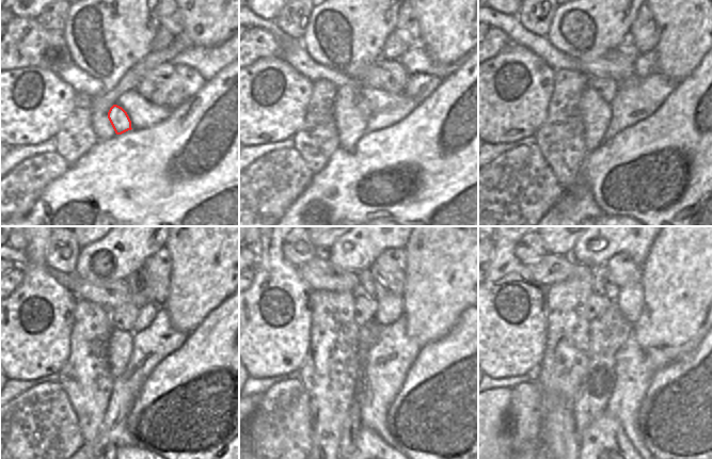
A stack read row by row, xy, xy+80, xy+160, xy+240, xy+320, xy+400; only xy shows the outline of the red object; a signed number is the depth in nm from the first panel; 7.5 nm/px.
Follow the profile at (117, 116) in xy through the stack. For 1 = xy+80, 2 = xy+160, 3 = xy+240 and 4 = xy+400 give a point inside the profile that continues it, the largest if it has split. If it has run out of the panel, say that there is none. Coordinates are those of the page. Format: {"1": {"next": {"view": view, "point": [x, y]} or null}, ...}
{"1": {"next": {"view": "xy+80", "point": [362, 105]}}, "2": {"next": {"view": "xy+160", "point": [606, 89]}}, "3": {"next": {"view": "xy+240", "point": [124, 318]}}, "4": {"next": {"view": "xy+400", "point": [596, 304]}}}

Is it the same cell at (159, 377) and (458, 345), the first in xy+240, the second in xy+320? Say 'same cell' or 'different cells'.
same cell

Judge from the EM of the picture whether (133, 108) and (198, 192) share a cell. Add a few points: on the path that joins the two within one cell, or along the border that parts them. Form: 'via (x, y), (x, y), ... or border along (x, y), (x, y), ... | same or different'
border along (170, 115), (148, 127), (132, 129) | different

